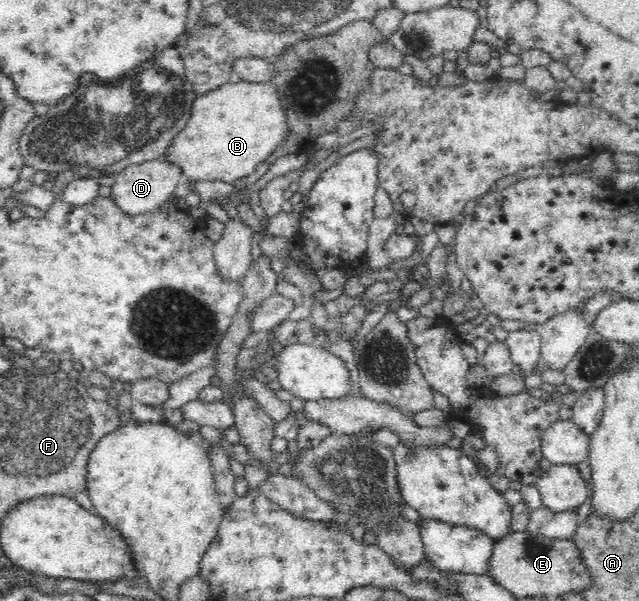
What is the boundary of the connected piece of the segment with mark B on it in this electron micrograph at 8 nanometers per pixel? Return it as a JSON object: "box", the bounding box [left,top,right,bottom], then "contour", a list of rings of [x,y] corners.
{"box":[165,79,291,184],"contour":[[[234,79],[218,89],[198,95],[193,103],[193,112],[187,126],[171,141],[165,161],[180,166],[186,180],[219,181],[235,184],[241,178],[247,178],[261,162],[273,154],[291,134],[286,110],[281,108],[279,92],[272,83],[256,83]]]}

